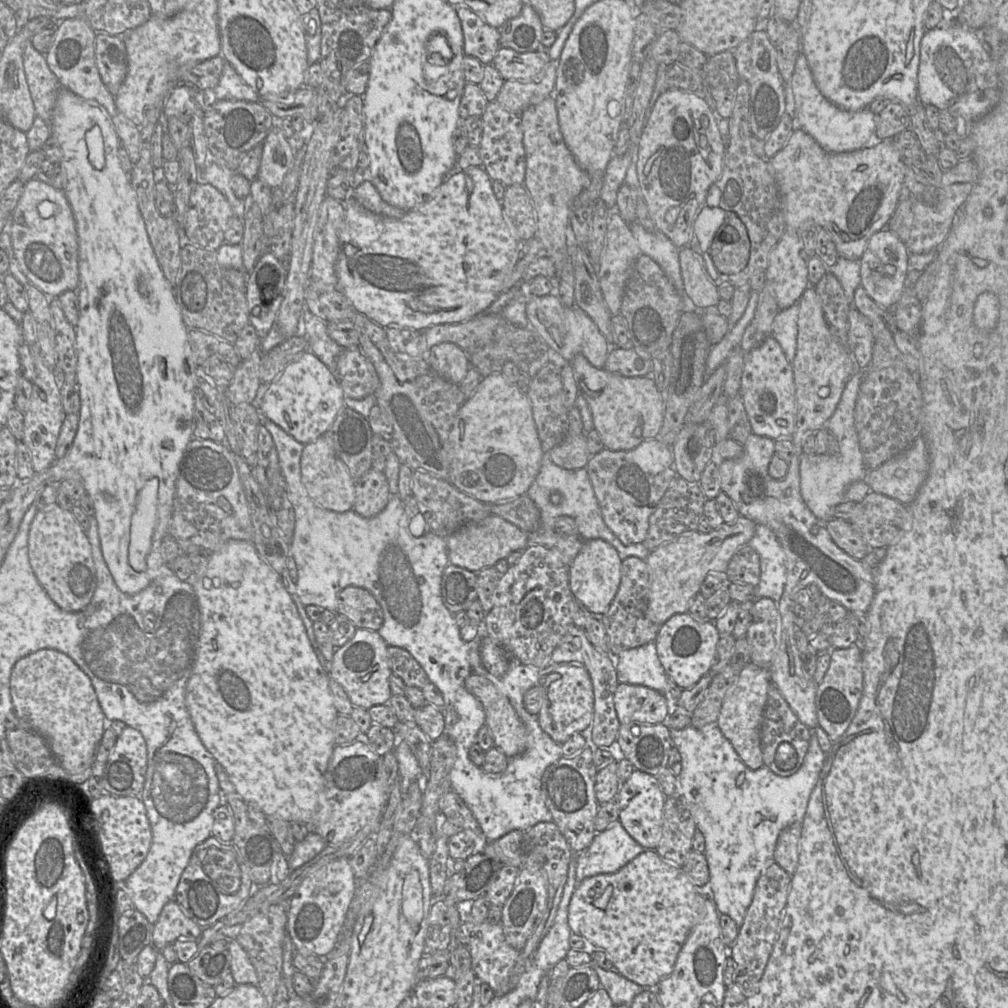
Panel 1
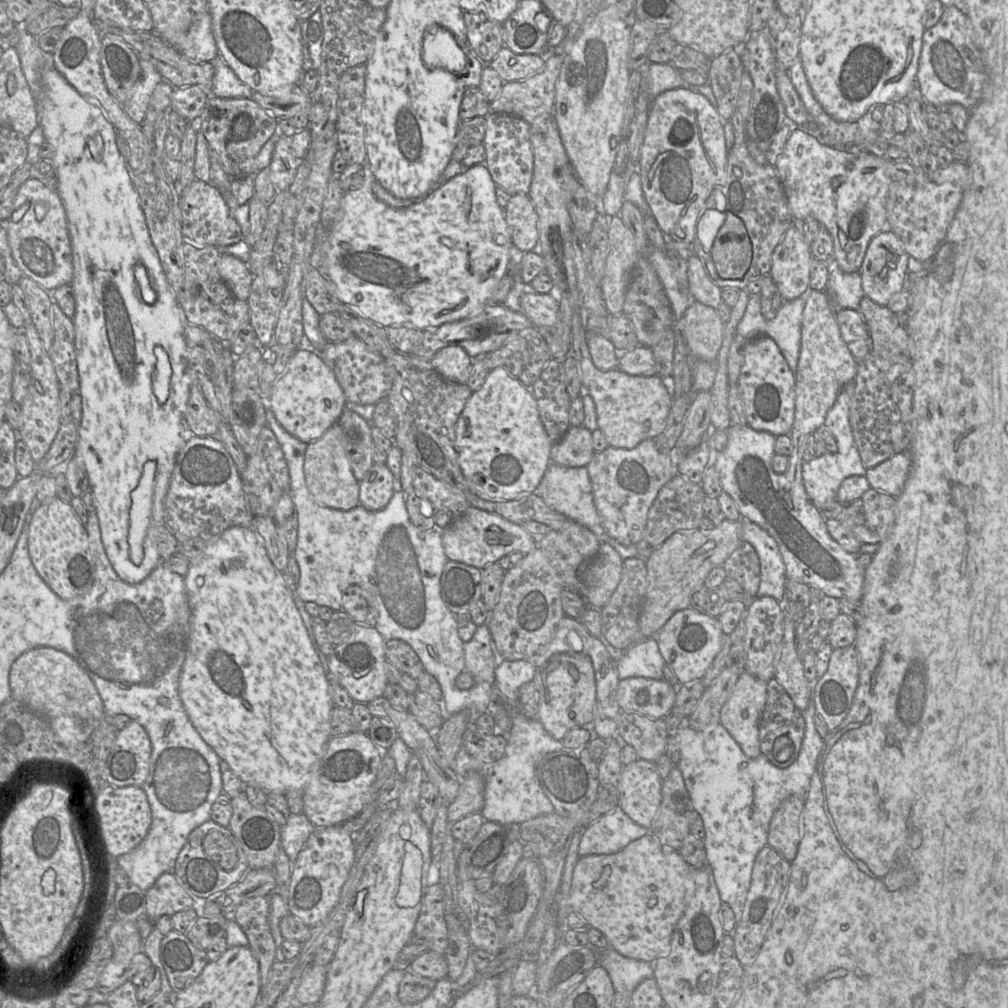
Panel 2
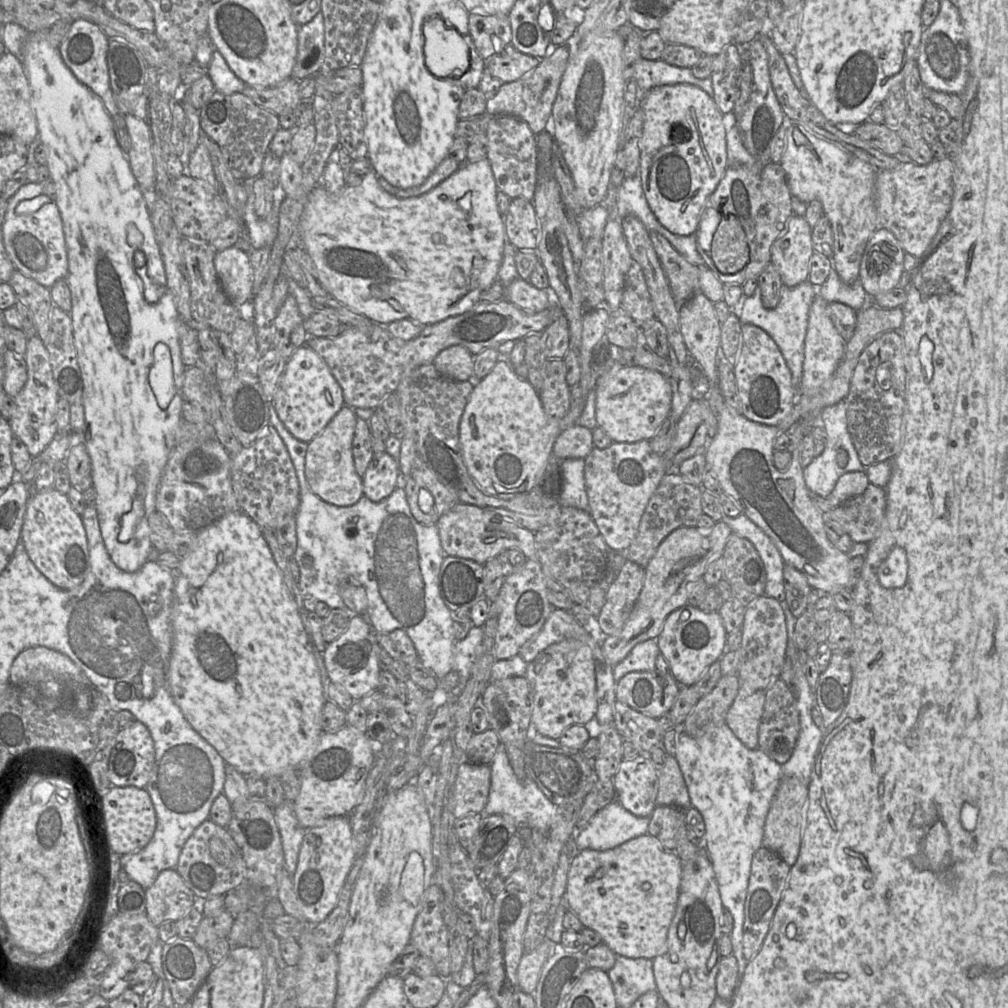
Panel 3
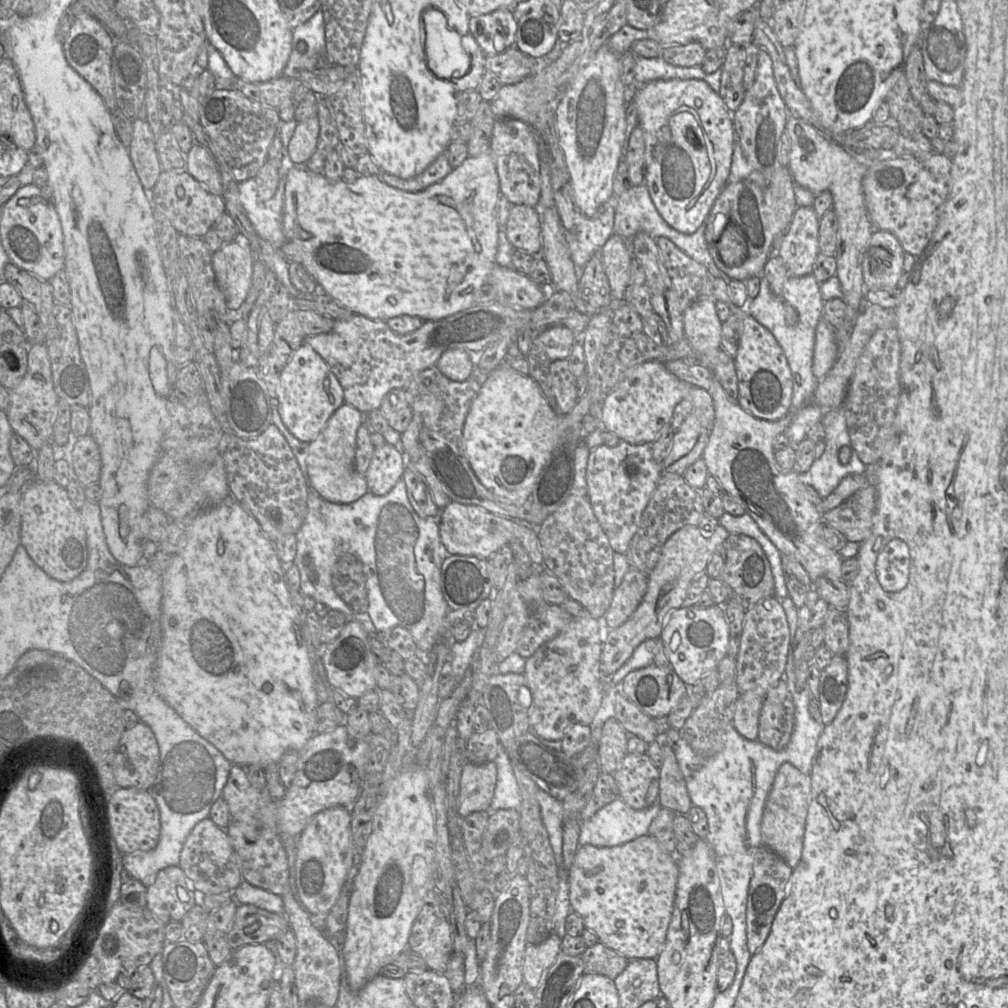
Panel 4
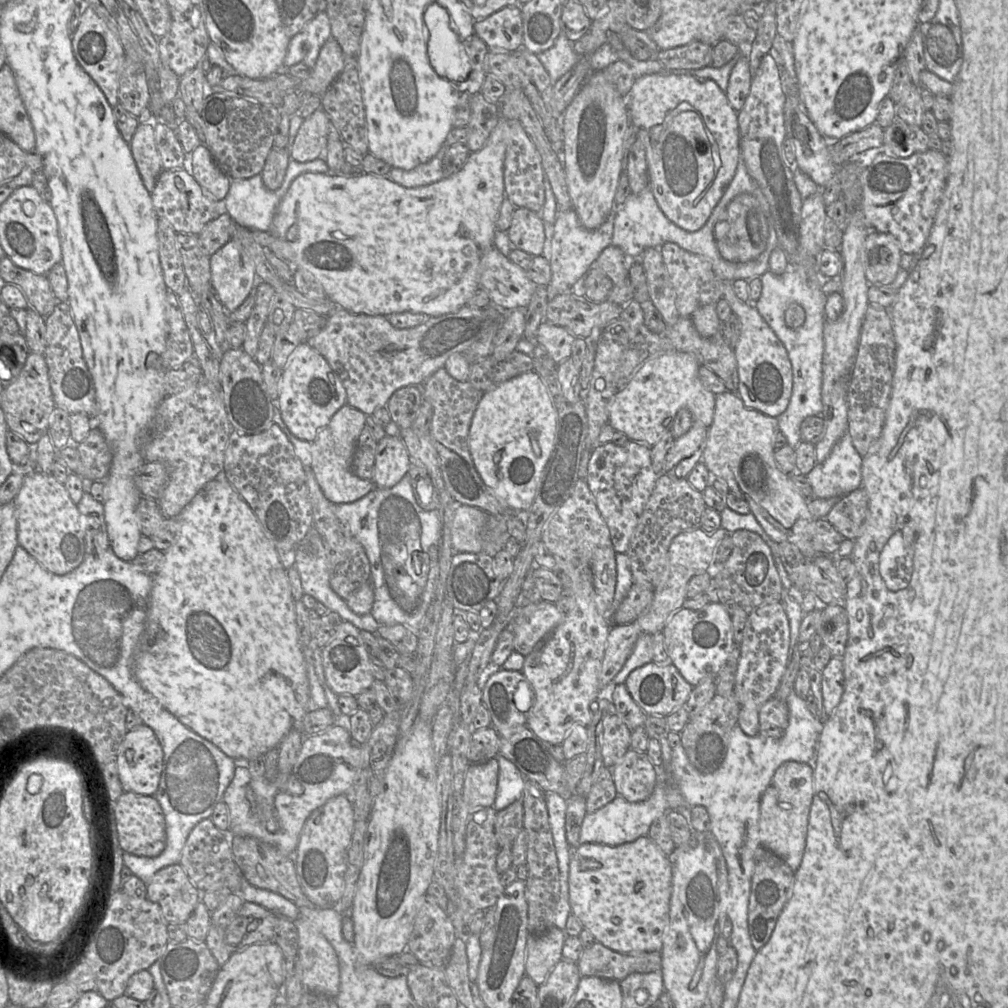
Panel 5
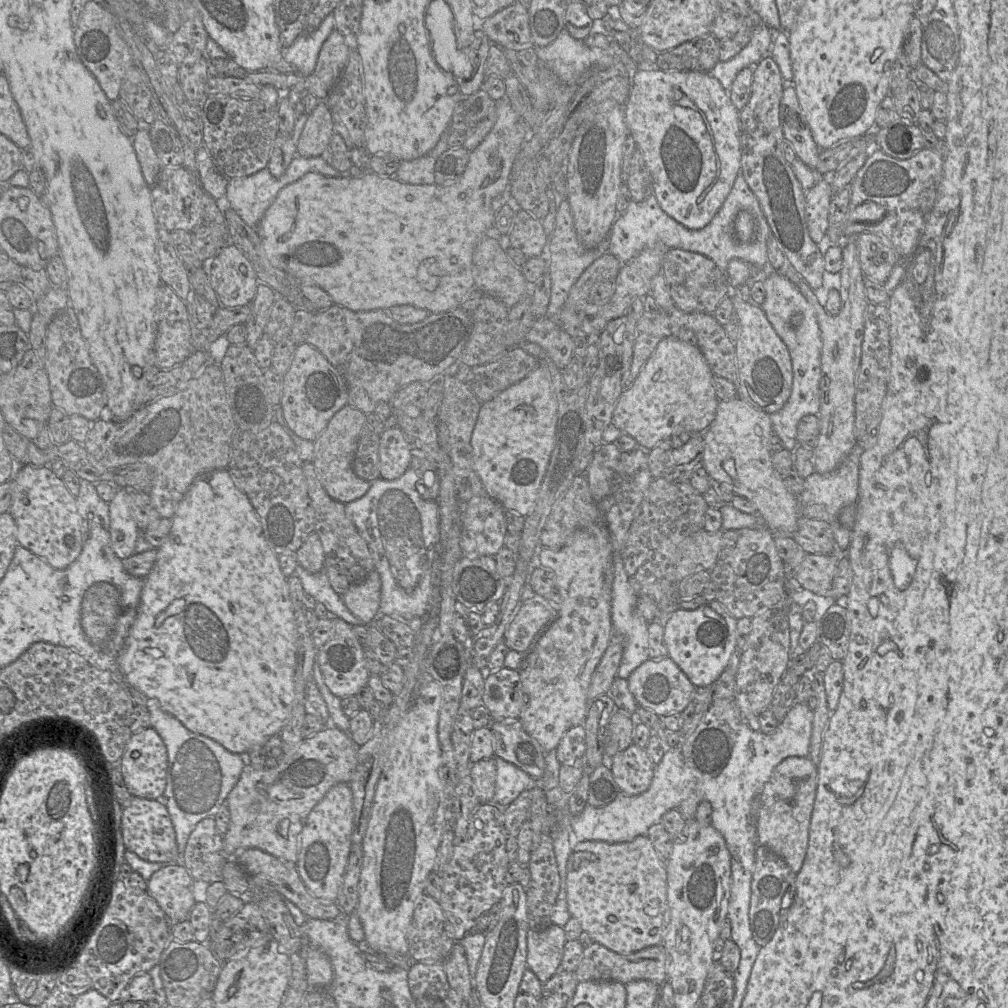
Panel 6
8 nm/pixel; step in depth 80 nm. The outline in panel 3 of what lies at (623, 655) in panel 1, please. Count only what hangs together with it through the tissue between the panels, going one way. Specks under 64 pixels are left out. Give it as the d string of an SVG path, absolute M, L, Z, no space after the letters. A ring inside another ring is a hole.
M658 638L638 643L624 660L613 667L614 680L618 683L631 672L652 672L656 670L656 659L660 654Z

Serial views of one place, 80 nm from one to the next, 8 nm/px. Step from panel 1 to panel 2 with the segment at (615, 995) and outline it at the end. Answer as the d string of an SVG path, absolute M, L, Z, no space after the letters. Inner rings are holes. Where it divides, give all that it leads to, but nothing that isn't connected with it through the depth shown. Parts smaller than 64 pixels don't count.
M612 947L598 950L598 963L608 973L615 993L632 993L645 979L653 977L653 963L627 958Z

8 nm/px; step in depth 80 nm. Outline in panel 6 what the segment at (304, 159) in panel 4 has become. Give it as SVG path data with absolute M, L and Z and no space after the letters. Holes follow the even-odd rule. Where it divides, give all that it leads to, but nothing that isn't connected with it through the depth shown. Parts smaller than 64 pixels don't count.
M321 100L309 115L296 144L296 153L302 157L325 156L334 133L331 111Z

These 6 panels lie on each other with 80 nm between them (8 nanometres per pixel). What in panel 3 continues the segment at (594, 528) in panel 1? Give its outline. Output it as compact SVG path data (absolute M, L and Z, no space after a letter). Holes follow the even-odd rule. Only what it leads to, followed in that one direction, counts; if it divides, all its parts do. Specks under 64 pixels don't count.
M563 459L564 487L559 504L590 512L585 485L585 459Z

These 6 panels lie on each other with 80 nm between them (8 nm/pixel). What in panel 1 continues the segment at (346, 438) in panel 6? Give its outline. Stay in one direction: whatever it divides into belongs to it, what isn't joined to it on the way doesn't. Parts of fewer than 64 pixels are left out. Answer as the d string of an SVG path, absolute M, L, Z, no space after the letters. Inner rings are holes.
M327 433L304 445L300 467L302 483L318 505L335 512L347 512L353 508L356 482L352 479L347 466L337 456L333 440Z

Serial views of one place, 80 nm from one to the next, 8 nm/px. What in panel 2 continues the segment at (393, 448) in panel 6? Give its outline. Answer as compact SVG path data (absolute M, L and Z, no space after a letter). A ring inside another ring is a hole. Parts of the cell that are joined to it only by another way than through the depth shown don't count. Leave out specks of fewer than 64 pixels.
M375 464L359 482L359 505L368 511L379 511L393 496L393 474L386 464Z

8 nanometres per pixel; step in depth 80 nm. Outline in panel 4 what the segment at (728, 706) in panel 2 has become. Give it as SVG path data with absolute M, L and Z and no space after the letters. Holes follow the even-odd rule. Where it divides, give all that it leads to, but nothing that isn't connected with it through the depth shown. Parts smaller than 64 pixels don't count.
M741 694L737 700L733 726L747 740L758 740L759 718L764 697L756 694Z

